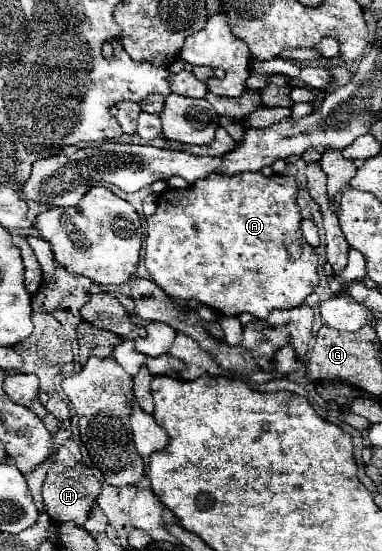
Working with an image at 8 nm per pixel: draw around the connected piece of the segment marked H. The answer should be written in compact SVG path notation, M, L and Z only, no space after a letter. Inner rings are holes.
M58 449L54 463L48 469L44 487L42 487L42 497L44 497L44 505L46 511L50 515L50 519L54 523L64 523L64 521L72 521L76 525L84 525L84 521L88 519L88 513L92 509L94 499L98 497L100 491L100 481L98 477L92 473L90 467L86 467L84 463L76 461L68 449Z

